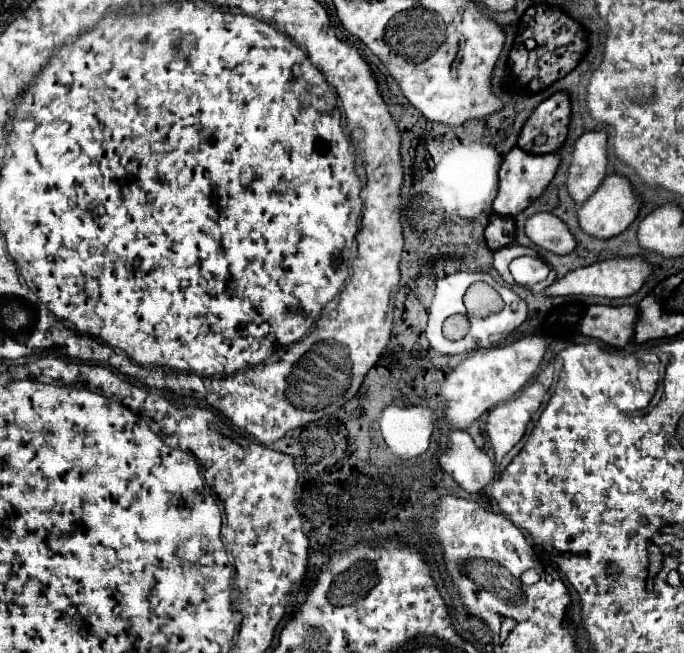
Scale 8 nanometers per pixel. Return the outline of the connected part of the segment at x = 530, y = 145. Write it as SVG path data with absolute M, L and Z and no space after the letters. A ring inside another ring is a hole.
M554 93L552 97L542 101L532 113L532 117L526 121L518 137L518 147L538 155L558 151L566 141L570 115L570 93Z

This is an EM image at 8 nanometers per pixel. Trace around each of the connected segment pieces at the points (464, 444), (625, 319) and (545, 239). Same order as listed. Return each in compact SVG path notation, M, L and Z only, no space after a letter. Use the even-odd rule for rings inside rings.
M466 431L449 434L448 449L438 457L442 471L454 477L454 481L468 493L478 493L494 477L494 463L478 449Z
M594 304L588 309L580 325L580 331L586 337L602 339L612 347L624 347L634 337L636 319L638 319L636 307L630 305L608 307L608 305Z
M536 213L526 221L526 235L546 251L566 255L574 251L576 239L566 229L566 223L558 219L554 213Z

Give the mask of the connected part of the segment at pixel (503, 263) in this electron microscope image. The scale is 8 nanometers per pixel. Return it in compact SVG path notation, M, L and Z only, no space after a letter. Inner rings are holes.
M510 245L510 247L504 247L504 249L494 253L494 267L504 277L504 281L510 283L510 285L514 285L514 279L512 279L510 271L508 271L508 265L510 265L512 259L516 259L520 255L534 255L534 249L522 247L522 245Z

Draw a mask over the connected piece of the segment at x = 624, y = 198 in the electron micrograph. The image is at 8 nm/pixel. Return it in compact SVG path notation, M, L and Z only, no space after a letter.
M608 175L604 179L604 183L598 187L598 191L578 209L580 227L592 237L610 239L610 237L618 235L618 233L622 233L638 217L640 207L642 207L642 201L634 193L632 183L622 175Z

